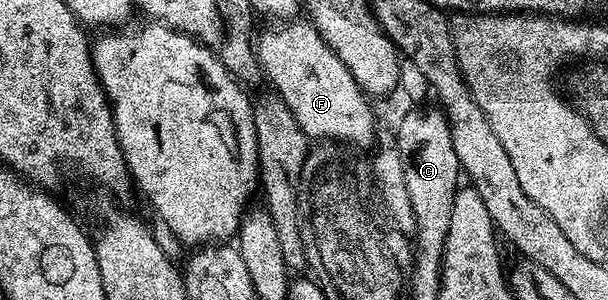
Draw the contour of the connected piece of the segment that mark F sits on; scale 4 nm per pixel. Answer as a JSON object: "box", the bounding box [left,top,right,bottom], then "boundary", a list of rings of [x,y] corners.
{"box":[257,18,377,149],"boundary":[[[296,18],[290,22],[279,22],[275,28],[267,28],[263,33],[257,36],[257,55],[259,57],[259,67],[262,75],[267,76],[270,87],[293,110],[293,118],[297,118],[297,126],[312,141],[315,142],[335,142],[331,140],[340,140],[343,144],[352,144],[355,148],[370,149],[376,143],[377,122],[375,114],[371,110],[367,94],[359,87],[358,82],[353,78],[353,74],[329,50],[329,46],[319,36],[319,31],[311,25],[310,22],[304,22]]]}

